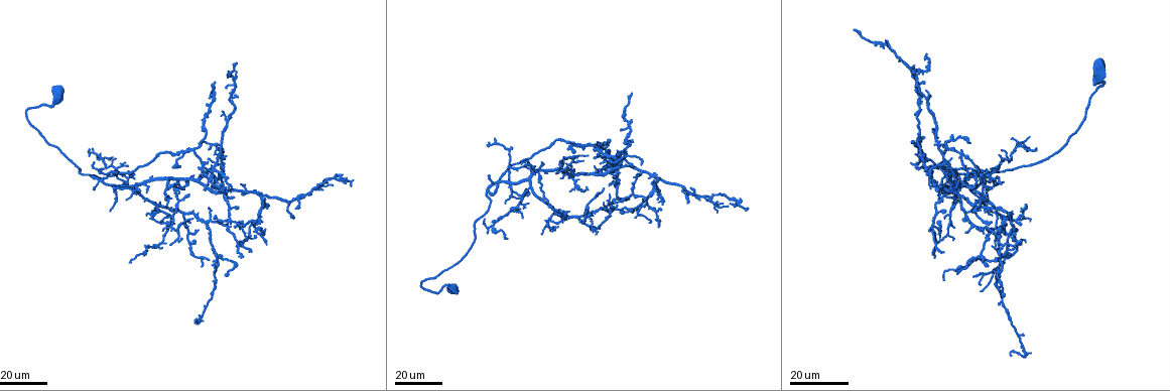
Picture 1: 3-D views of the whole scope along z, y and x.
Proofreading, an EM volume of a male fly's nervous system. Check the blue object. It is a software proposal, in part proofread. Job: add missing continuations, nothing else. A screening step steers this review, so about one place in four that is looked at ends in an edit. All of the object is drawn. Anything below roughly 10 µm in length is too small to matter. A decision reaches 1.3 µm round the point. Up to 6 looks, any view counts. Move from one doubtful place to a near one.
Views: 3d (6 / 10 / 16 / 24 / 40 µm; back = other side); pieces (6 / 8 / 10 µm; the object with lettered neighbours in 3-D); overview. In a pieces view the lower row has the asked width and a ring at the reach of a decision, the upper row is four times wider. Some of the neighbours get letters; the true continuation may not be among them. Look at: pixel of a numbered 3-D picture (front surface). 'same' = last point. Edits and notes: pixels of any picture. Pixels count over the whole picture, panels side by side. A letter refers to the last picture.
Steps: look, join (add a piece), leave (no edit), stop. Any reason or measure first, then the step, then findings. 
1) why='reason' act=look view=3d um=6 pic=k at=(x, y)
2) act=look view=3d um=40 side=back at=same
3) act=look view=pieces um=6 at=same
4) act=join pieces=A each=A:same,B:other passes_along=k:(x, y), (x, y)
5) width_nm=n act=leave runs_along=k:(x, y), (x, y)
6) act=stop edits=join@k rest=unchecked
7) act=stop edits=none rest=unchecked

why='long arm stops here' act=look view=3d um=16 pic=1 at=(854, 30)

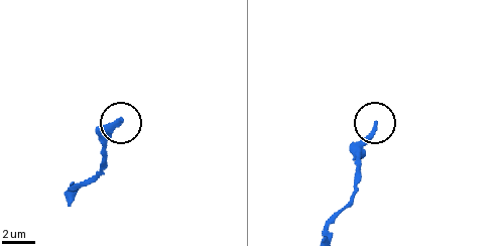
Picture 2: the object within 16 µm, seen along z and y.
why='see the neighbours' act=look view=pieces um=8 pic=2 at=(376, 123)

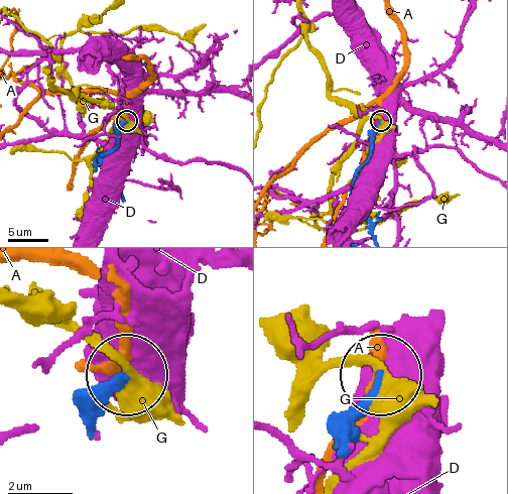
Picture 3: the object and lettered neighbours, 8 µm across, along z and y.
act=leave each=A:other,D:other,G:other runs_along=3:(92, 421), (127, 375) found='no lettered piece goes on from it'

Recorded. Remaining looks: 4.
act=look view=3d um=24 pic=1 at=(352, 182)

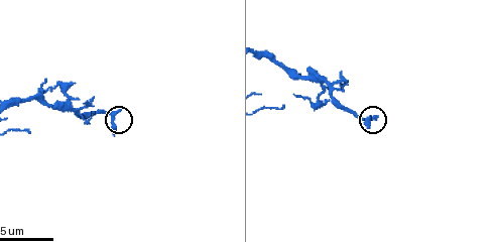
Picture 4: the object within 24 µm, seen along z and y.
act=look view=3d um=10 pic=4 at=(121, 107)

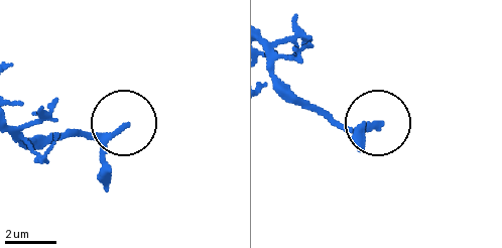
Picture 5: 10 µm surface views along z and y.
act=look view=pieces um=6 pic=5 at=(379, 126)

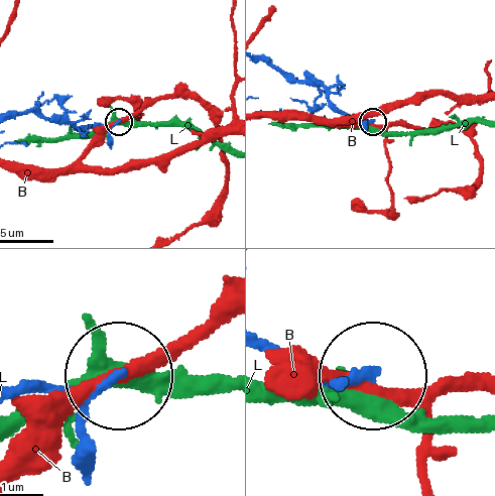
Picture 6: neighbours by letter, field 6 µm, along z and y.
act=leave each=B:other,L:other runs_along=6:(264, 60), (299, 81), (318, 83), (340, 109), (371, 123) found='no lettered piece goes on from it'

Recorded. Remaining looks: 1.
act=stop edits=none rest=unchecked

